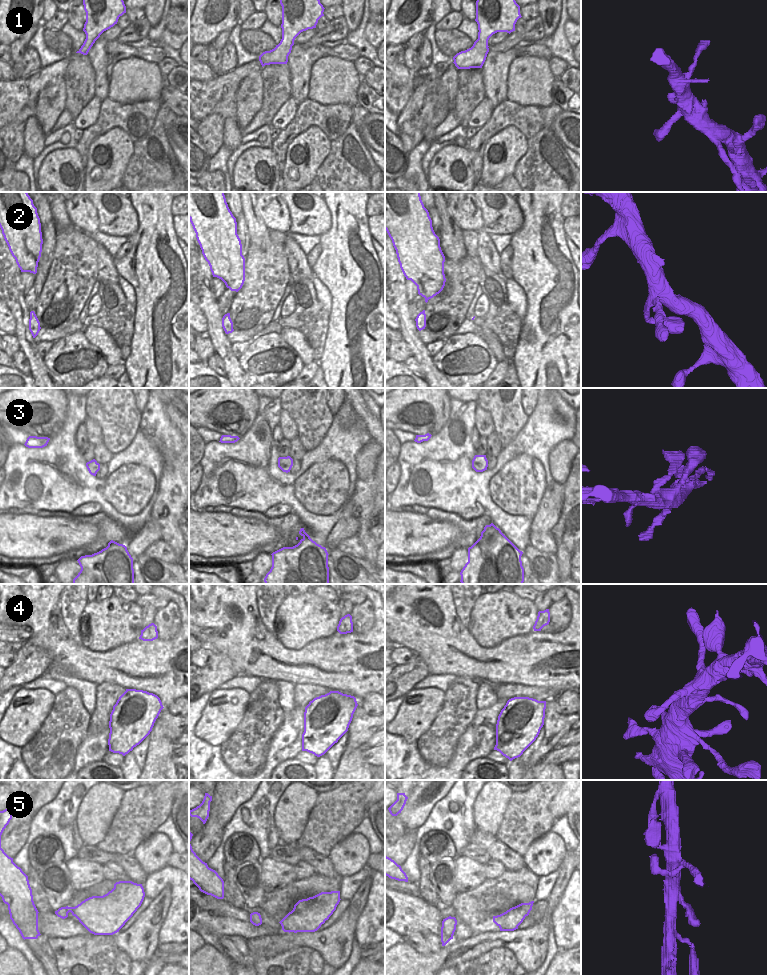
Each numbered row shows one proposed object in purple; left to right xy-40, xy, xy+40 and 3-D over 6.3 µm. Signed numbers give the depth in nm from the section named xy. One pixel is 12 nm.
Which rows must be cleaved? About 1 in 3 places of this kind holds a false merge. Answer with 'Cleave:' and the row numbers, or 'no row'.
Cleave: no row.

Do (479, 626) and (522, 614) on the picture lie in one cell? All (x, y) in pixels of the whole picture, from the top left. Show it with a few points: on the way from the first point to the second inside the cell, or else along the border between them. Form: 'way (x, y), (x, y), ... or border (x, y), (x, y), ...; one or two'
way (490, 622), (494, 618), (511, 618); one

